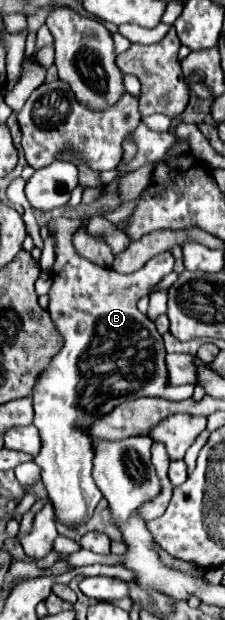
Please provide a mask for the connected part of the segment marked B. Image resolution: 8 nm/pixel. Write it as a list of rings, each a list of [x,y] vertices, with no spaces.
[[[66,217],[51,220],[48,223],[49,232],[53,233],[53,237],[55,237],[55,265],[53,265],[53,285],[51,285],[51,291],[49,291],[49,307],[47,307],[47,311],[49,311],[49,315],[51,315],[51,321],[53,321],[57,333],[59,333],[61,339],[63,339],[63,347],[61,347],[61,351],[49,361],[49,365],[47,365],[45,371],[39,375],[39,379],[37,379],[35,387],[33,387],[33,407],[35,407],[35,421],[33,421],[33,425],[39,429],[39,433],[41,433],[41,443],[43,443],[41,453],[39,453],[39,457],[35,459],[35,463],[39,463],[39,467],[43,469],[43,485],[45,485],[45,489],[47,489],[47,493],[49,493],[49,499],[53,501],[53,507],[55,507],[55,513],[57,513],[59,521],[65,523],[65,525],[69,525],[69,527],[77,527],[77,525],[85,523],[85,521],[91,517],[91,513],[93,513],[95,505],[99,503],[99,499],[103,497],[101,491],[99,491],[99,487],[95,487],[95,481],[93,481],[93,477],[91,477],[93,437],[87,433],[87,427],[89,427],[93,421],[97,421],[99,417],[111,413],[117,405],[121,405],[121,403],[125,403],[125,401],[129,401],[129,399],[137,399],[137,397],[143,397],[143,395],[153,395],[153,397],[165,397],[165,399],[183,401],[183,399],[187,399],[187,397],[193,395],[193,385],[177,385],[177,387],[173,387],[173,385],[169,383],[169,371],[167,371],[167,363],[165,363],[165,355],[167,355],[167,353],[165,353],[165,347],[163,347],[163,337],[159,335],[155,323],[153,323],[147,315],[143,315],[143,313],[137,309],[137,301],[139,301],[143,295],[149,295],[149,293],[153,291],[153,287],[155,287],[165,275],[169,275],[169,273],[173,271],[173,263],[175,263],[173,255],[171,255],[169,251],[155,255],[153,259],[147,261],[145,267],[141,267],[141,269],[137,271],[137,275],[117,275],[117,271],[107,269],[107,267],[99,267],[99,265],[91,263],[89,259],[79,257],[79,255],[73,251],[72,238],[80,225],[80,219],[70,219]]]

